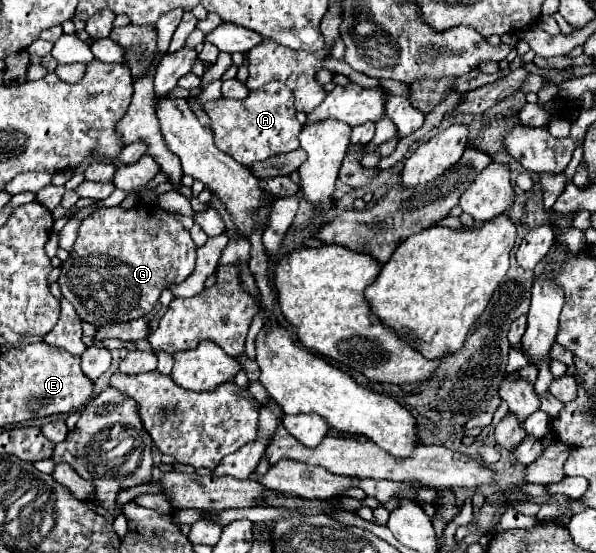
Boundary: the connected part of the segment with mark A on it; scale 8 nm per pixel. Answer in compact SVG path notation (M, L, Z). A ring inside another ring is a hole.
M268 82L266 86L250 92L246 100L220 98L216 102L208 102L204 104L204 110L212 120L216 146L242 166L250 166L274 154L292 152L300 146L298 134L302 132L302 124L296 120L294 96L282 82Z

